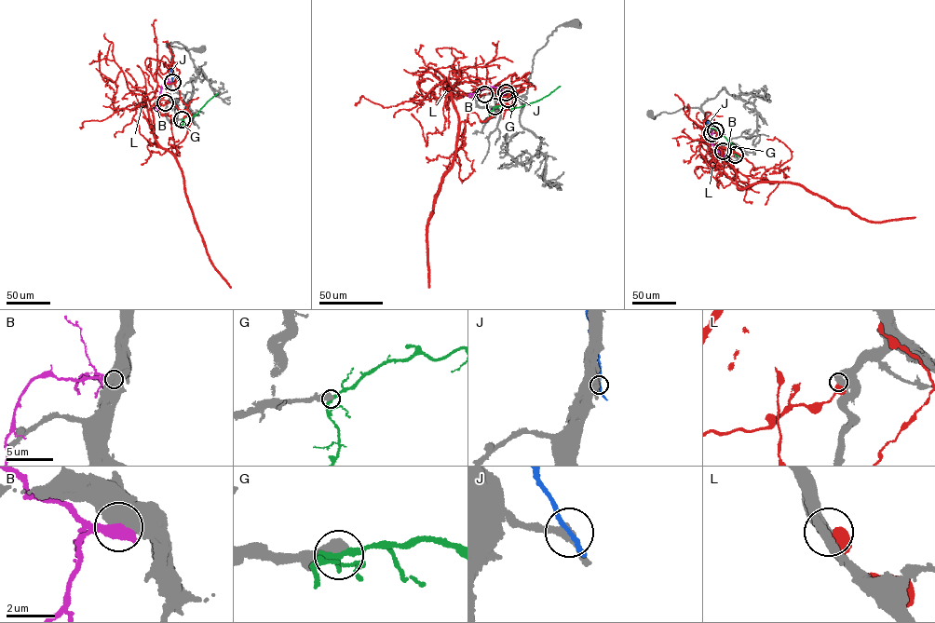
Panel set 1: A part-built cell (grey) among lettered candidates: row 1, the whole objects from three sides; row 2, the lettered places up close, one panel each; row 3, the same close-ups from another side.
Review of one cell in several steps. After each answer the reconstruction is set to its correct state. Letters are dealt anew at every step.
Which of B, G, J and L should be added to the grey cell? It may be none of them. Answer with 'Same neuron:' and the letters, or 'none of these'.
Same neuron: none of these

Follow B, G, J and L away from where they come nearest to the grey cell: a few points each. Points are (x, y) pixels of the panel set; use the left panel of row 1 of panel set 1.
B: (171, 83), (162, 85), (157, 112)
G: (182, 119), (197, 114), (217, 94)
J: (172, 82), (171, 68)
L: (165, 102), (152, 109), (154, 138), (173, 155), (181, 168), (188, 201), (207, 252), (231, 287)

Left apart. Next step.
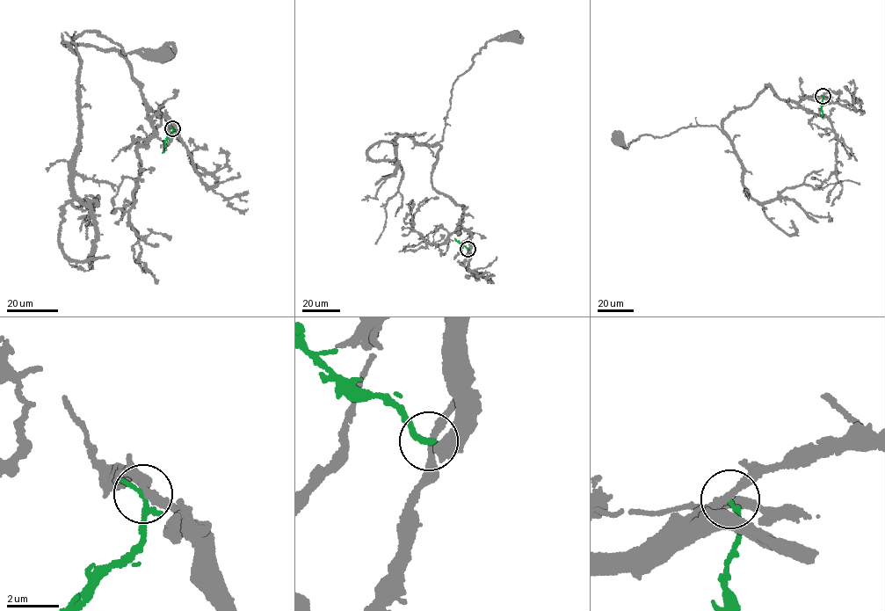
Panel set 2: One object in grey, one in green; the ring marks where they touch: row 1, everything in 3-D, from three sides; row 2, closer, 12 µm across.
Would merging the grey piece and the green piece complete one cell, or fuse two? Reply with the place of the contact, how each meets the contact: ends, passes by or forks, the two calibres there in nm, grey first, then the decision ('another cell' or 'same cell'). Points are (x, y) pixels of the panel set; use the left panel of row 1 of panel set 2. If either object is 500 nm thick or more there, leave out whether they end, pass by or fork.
at (172, 128); grey passes by; green ends there; 240 nm thick on the grey side, 220 nm on the other; another cell

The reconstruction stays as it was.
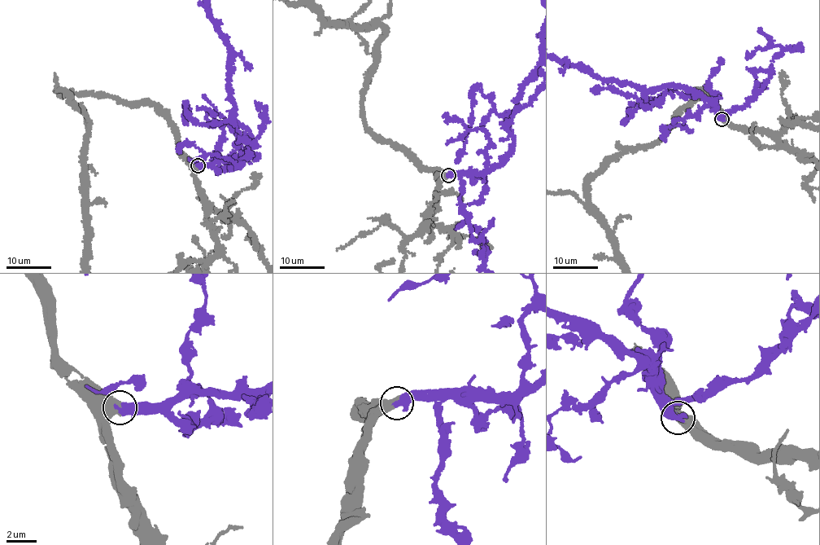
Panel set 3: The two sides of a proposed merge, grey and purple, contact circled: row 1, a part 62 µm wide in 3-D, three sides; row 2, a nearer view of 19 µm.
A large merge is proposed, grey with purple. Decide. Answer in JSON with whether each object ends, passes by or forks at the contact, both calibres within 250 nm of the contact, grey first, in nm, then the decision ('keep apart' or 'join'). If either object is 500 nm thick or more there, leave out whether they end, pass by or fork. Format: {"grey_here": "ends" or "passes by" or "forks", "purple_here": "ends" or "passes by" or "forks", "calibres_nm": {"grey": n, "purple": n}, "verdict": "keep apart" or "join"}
{"grey_here": "ends", "purple_here": "passes by", "calibres_nm": {"grey": 440, "purple": 360}, "verdict": "join"}

